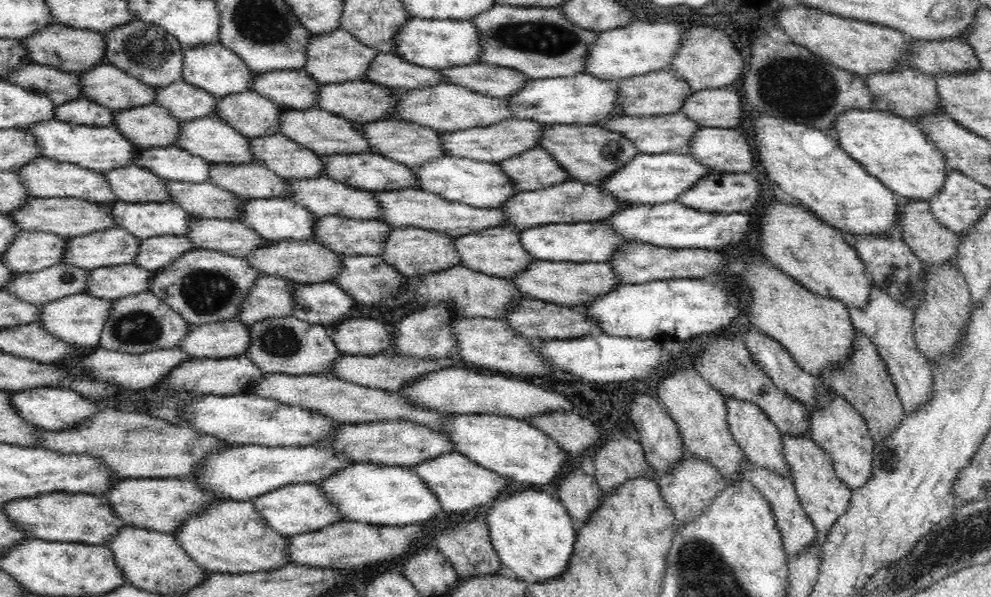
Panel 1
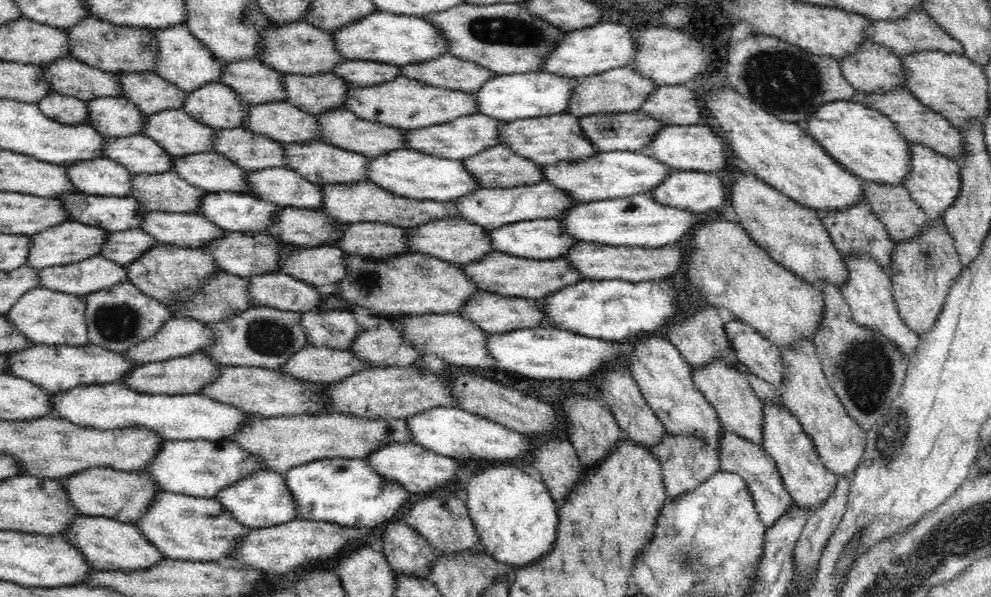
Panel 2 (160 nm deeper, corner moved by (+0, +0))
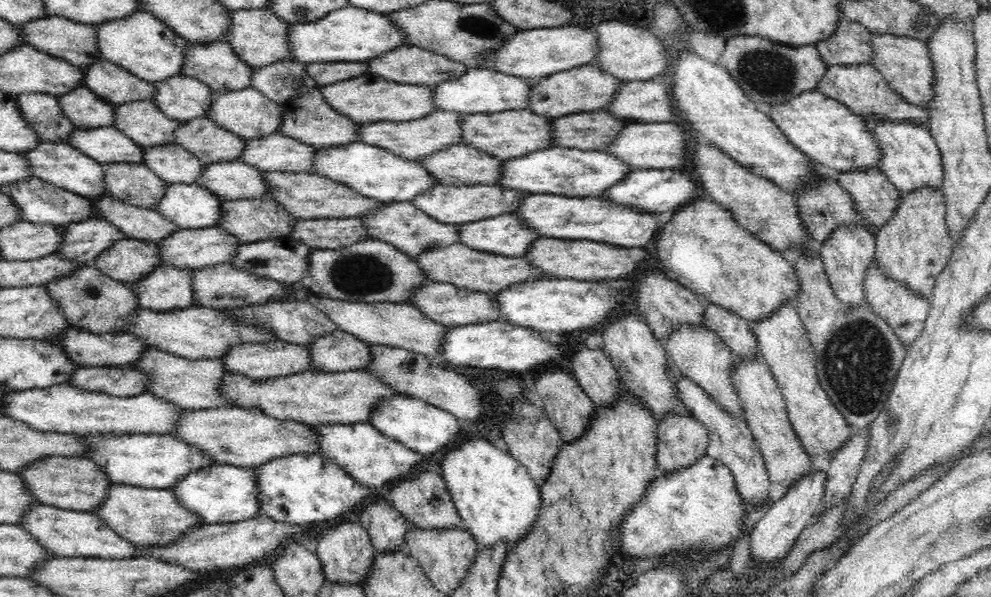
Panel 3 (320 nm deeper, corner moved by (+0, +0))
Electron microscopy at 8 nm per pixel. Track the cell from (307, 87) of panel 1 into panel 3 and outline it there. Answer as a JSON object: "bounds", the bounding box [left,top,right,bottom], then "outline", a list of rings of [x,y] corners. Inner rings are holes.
{"bounds":[182,42,252,91],"outline":[[[227,42],[193,43],[185,48],[182,74],[207,84],[213,91],[239,91],[251,86],[252,66],[240,60]]]}

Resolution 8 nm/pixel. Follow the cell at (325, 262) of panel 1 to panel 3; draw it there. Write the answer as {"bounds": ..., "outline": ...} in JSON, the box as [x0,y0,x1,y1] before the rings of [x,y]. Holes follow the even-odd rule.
{"bounds":[157,228,241,269],"outline":[[[187,228],[178,229],[171,235],[165,236],[157,243],[161,264],[167,266],[177,266],[178,268],[199,269],[211,267],[215,264],[228,264],[235,255],[237,246],[241,243],[223,228]]]}

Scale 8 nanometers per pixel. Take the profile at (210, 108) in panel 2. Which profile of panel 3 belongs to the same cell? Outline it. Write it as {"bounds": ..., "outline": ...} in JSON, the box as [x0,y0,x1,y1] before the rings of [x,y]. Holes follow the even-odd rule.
{"bounds":[152,75,213,122],"outline":[[[174,75],[153,85],[156,90],[152,101],[168,118],[182,122],[205,116],[213,91],[207,84],[186,75]]]}

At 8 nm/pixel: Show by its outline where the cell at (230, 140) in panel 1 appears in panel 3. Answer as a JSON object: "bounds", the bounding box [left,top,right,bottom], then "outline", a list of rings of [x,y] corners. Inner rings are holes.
{"bounds":[113,100,180,147],"outline":[[[150,100],[117,105],[113,126],[142,147],[173,144],[173,132],[180,121],[168,118]]]}

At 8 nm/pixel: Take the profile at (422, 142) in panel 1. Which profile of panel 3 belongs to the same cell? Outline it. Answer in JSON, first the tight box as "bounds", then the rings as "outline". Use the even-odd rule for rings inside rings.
{"bounds":[278,87,359,148],"outline":[[[319,87],[290,99],[286,104],[279,103],[279,106],[281,106],[283,121],[278,132],[286,136],[290,136],[304,144],[311,144],[316,148],[344,146],[357,141],[359,123],[336,112],[324,100],[324,95],[320,92]]]}

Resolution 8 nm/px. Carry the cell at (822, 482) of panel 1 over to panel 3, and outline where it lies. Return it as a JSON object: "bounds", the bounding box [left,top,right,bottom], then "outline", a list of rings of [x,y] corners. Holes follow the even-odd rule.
{"bounds":[732,353,817,490],"outline":[[[760,353],[754,360],[745,360],[744,357],[735,354],[734,357],[737,359],[732,384],[736,384],[736,393],[742,401],[744,420],[762,453],[769,479],[771,482],[783,484],[788,490],[801,476],[817,471],[812,468],[812,456],[805,451],[790,423],[784,396],[764,357]]]}

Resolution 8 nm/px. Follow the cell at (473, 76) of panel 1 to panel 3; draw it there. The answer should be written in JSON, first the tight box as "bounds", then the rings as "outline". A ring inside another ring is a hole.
{"bounds":[365,45,468,88],"outline":[[[408,45],[396,47],[384,55],[377,56],[365,62],[369,72],[398,83],[424,85],[434,88],[445,80],[456,80],[459,76],[467,73],[468,67],[463,62],[450,60],[447,56],[424,50],[423,48]]]}

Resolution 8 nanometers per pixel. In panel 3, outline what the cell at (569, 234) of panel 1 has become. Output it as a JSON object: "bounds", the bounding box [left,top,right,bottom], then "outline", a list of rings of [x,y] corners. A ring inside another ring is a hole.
{"bounds":[458,214,539,257],"outline":[[[514,214],[498,215],[489,219],[475,220],[471,223],[458,225],[459,242],[480,250],[482,252],[494,253],[495,255],[522,257],[531,247],[531,244],[539,236],[537,232],[527,228]]]}

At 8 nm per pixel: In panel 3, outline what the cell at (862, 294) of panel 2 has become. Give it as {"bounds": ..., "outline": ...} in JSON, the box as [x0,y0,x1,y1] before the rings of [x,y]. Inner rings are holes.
{"bounds":[818,223,876,309],"outline":[[[854,223],[838,225],[829,239],[824,241],[818,253],[824,265],[824,272],[838,300],[844,301],[846,305],[854,305],[854,307],[866,305],[871,309],[864,296],[863,282],[865,272],[876,263],[874,235],[864,225],[854,225]]]}

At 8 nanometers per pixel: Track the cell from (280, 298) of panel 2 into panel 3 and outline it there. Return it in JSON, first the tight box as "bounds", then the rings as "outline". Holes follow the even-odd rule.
{"bounds":[189,263,290,309],"outline":[[[230,263],[215,264],[211,267],[189,269],[191,272],[193,306],[214,309],[231,309],[244,305],[263,303],[268,299],[290,299],[288,287],[278,280],[267,276],[252,276],[243,270],[234,268]]]}

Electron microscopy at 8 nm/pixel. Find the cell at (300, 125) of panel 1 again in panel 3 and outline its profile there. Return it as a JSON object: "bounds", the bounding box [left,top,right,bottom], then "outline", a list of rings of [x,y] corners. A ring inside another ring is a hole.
{"bounds":[205,86,283,139],"outline":[[[251,86],[239,91],[212,91],[209,107],[205,110],[205,117],[242,139],[255,139],[276,133],[283,121],[279,103],[270,100]]]}

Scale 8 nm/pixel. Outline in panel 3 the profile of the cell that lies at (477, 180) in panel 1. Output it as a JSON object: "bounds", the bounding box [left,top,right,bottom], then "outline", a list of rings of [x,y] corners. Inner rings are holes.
{"bounds":[314,142,438,203],"outline":[[[351,142],[344,146],[316,148],[314,174],[335,180],[354,192],[381,202],[393,203],[415,199],[438,183],[417,160],[396,156],[378,145]]]}

